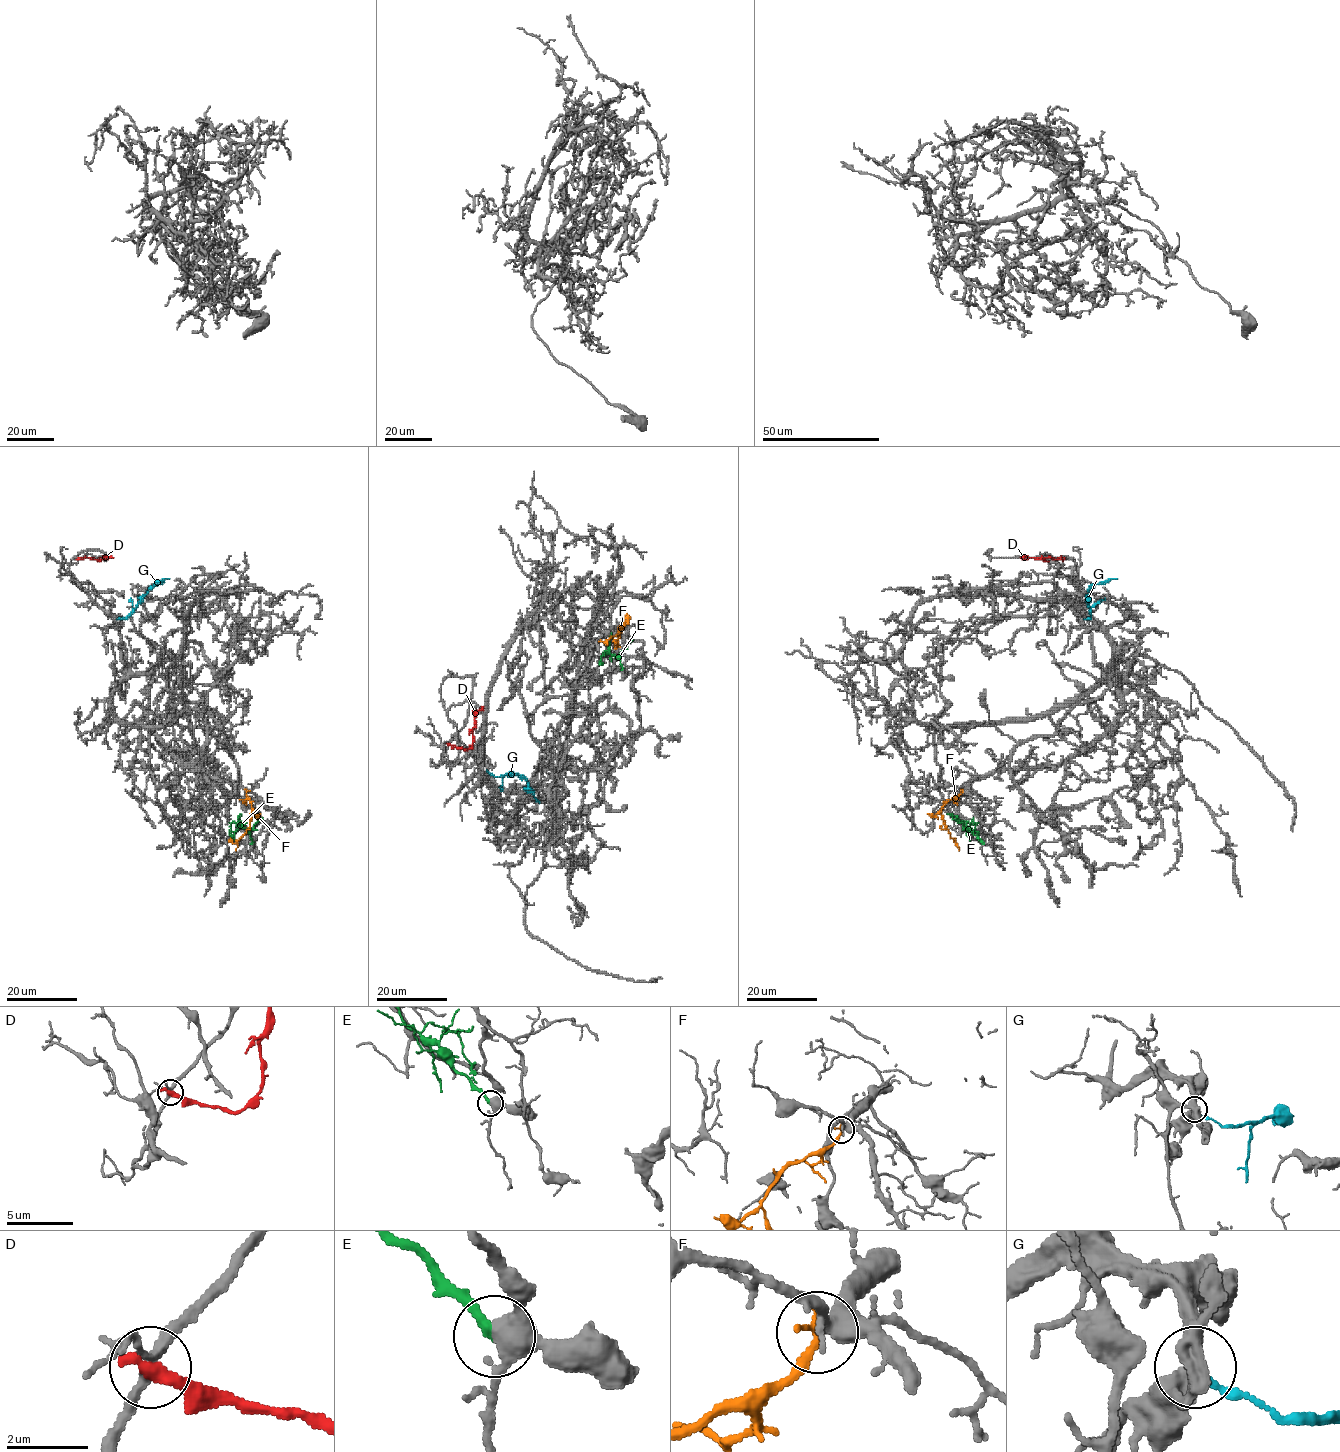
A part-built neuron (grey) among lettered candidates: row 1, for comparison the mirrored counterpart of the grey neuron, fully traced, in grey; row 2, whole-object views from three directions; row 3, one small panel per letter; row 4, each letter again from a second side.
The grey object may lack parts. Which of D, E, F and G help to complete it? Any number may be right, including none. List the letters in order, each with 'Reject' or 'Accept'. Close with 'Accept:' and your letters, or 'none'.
D: Reject
E: Reject
F: Accept
G: Reject
Accept: F

